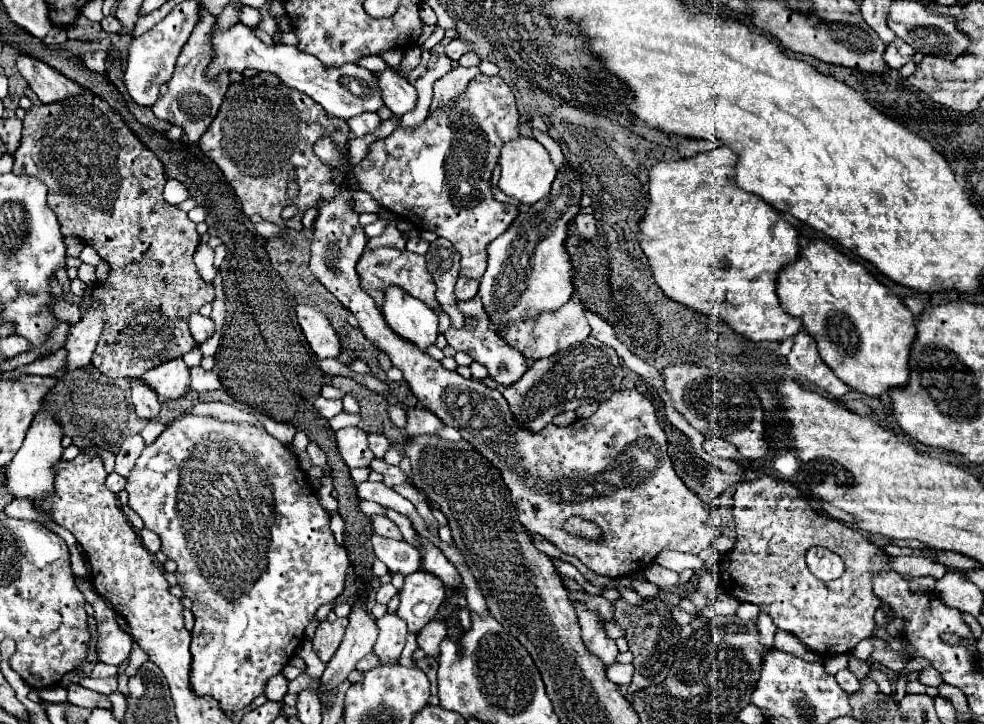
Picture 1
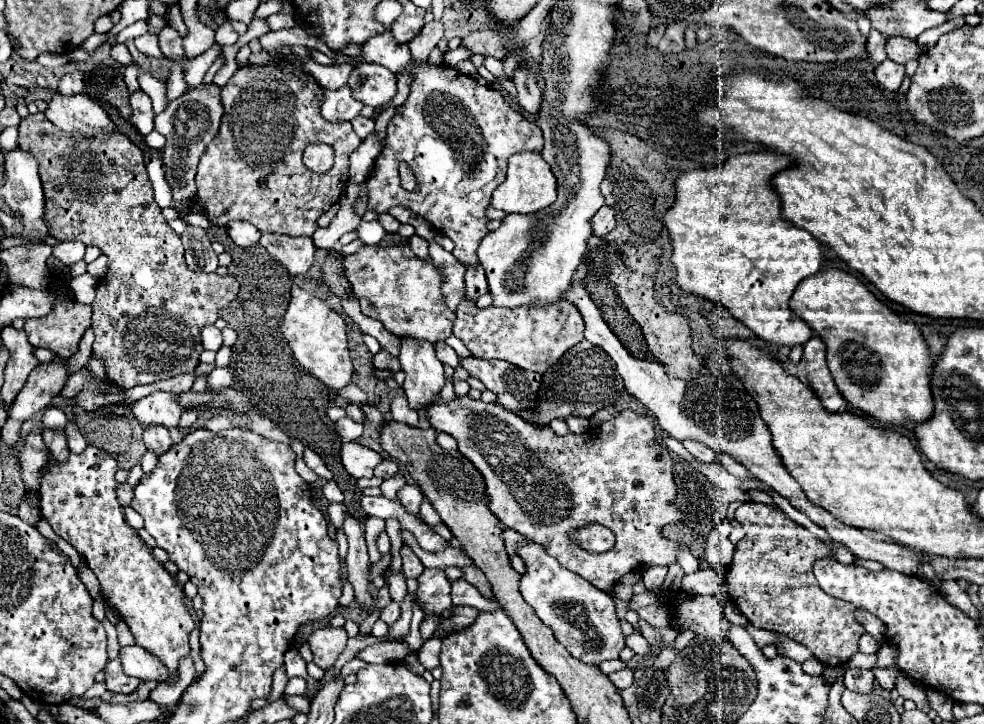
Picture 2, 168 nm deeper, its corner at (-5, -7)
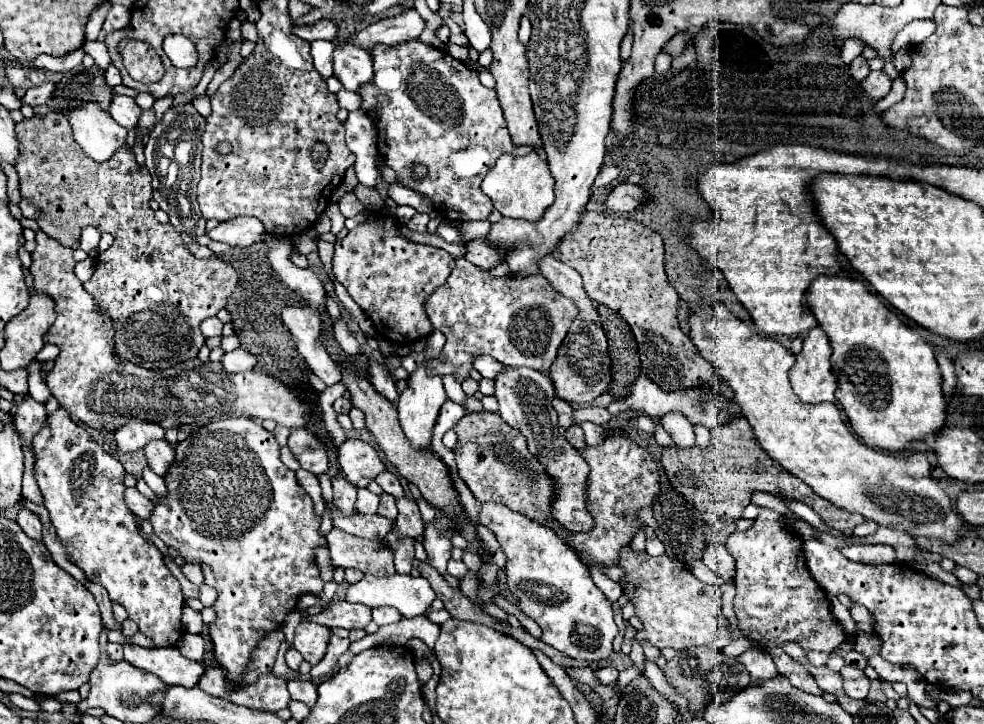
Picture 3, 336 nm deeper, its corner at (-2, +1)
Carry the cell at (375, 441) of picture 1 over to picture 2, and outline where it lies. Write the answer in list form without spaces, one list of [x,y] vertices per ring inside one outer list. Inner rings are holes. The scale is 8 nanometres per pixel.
[[[382,460],[376,468],[374,468],[374,476],[380,476],[380,478],[388,478],[392,474],[396,474],[398,470],[398,464],[394,460]]]

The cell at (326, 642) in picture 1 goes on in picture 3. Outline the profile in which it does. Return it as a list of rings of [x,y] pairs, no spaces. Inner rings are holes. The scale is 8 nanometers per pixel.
[[[301,622],[295,630],[293,648],[303,656],[303,660],[315,666],[325,654],[329,636],[331,636],[331,630],[327,626],[313,624],[313,622]]]

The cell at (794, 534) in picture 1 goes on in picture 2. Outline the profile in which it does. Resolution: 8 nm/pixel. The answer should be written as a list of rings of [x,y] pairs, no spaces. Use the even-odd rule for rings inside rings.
[[[742,502],[734,518],[746,530],[726,574],[734,606],[756,628],[784,632],[804,644],[824,666],[844,666],[858,652],[864,626],[854,618],[858,612],[854,604],[828,596],[814,578],[814,562],[826,556],[832,558],[832,548],[814,538],[804,526],[786,518],[776,506]]]

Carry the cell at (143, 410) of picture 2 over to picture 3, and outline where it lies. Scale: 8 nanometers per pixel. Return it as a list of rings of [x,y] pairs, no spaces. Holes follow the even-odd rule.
[[[131,420],[129,426],[115,432],[115,444],[121,452],[137,452],[151,440],[163,440],[165,430],[153,422]]]

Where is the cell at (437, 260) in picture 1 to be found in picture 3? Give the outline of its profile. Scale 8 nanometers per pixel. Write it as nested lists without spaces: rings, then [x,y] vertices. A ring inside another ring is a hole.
[[[481,356],[477,362],[473,362],[475,370],[481,372],[483,378],[489,378],[489,380],[495,380],[497,378],[497,372],[501,372],[505,366],[499,364],[497,360],[493,360],[491,356]]]

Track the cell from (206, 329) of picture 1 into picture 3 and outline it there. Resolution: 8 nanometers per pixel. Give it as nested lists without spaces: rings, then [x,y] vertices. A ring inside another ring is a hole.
[[[207,318],[203,324],[201,324],[201,332],[205,338],[211,338],[211,336],[219,336],[221,334],[221,328],[223,328],[223,322],[219,318]]]

